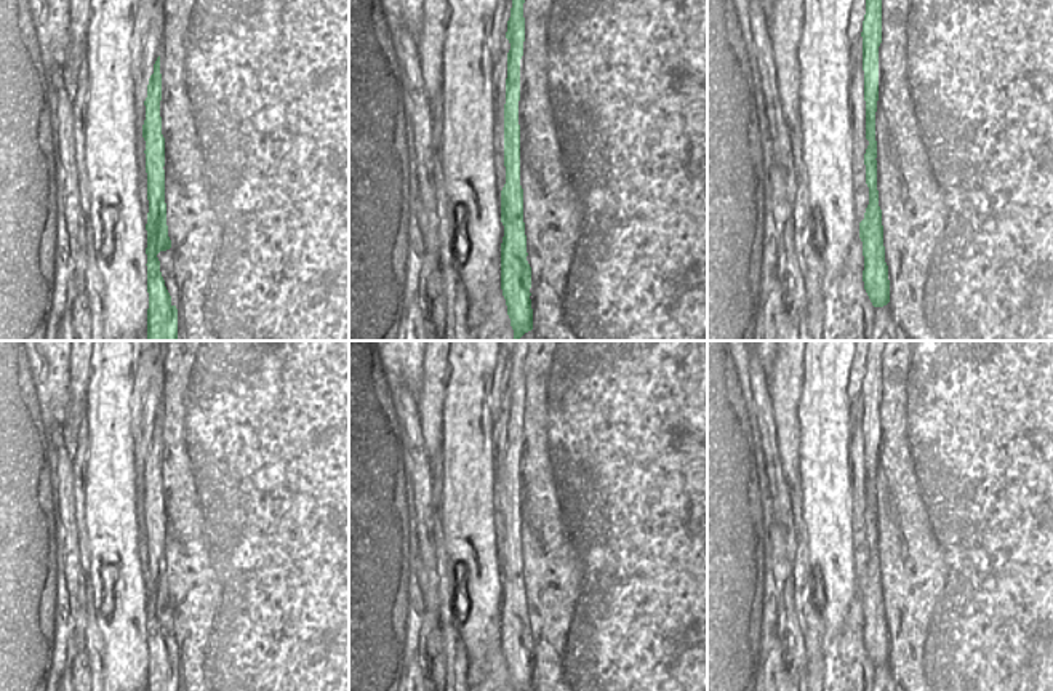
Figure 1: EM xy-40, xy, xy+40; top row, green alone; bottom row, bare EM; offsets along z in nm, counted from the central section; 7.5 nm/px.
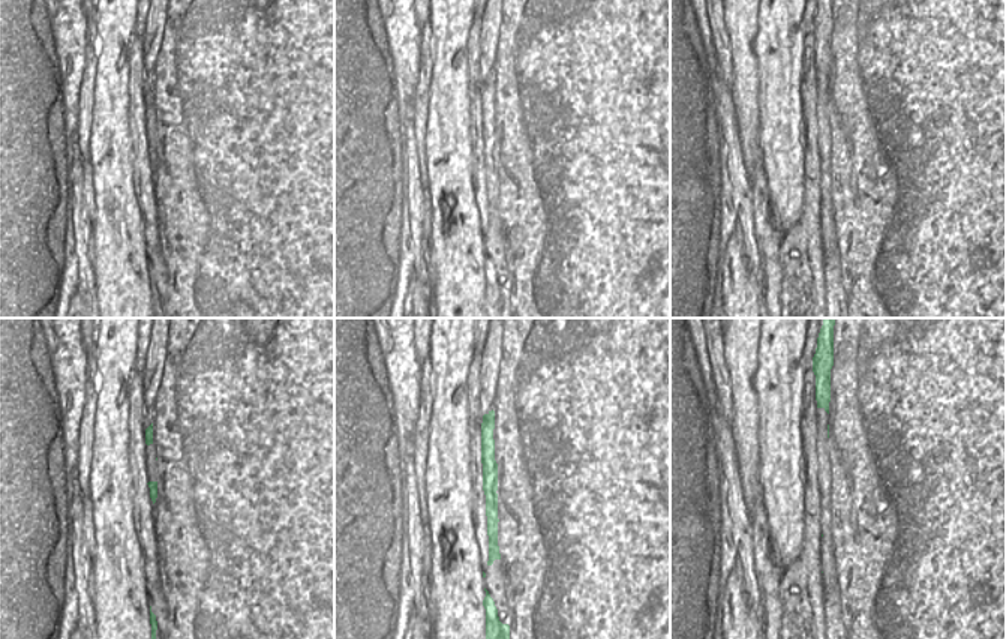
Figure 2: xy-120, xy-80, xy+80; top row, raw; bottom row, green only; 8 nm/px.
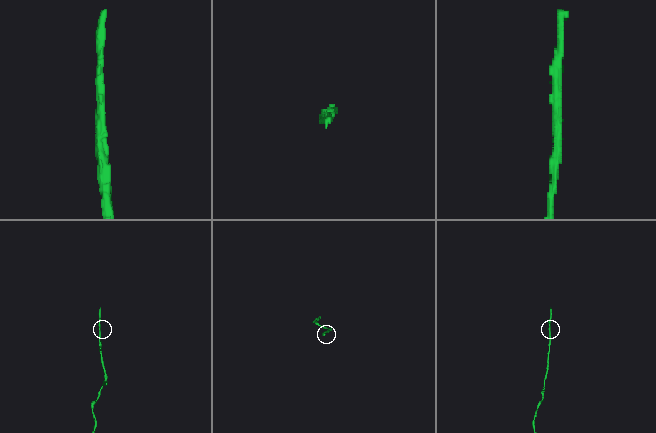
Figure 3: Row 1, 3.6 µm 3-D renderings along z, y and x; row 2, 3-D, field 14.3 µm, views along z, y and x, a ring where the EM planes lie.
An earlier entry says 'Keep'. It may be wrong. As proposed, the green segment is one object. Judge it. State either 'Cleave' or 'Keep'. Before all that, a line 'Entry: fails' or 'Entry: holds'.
Entry: holds
Keep.

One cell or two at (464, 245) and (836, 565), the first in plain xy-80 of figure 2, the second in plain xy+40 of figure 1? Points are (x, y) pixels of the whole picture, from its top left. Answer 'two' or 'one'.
one

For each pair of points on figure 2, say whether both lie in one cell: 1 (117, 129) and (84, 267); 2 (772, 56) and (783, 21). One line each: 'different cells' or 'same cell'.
1: different cells
2: same cell

